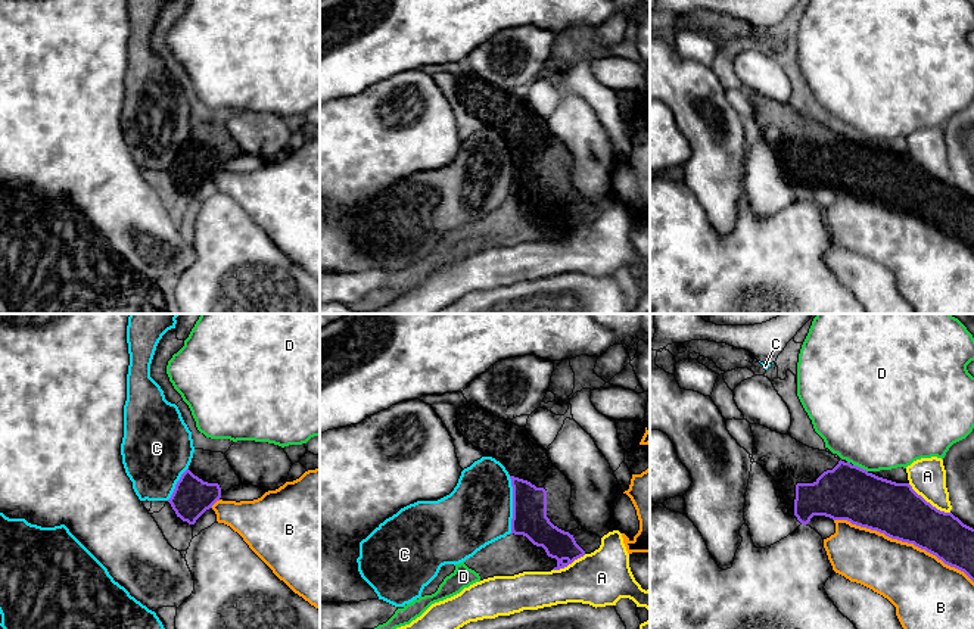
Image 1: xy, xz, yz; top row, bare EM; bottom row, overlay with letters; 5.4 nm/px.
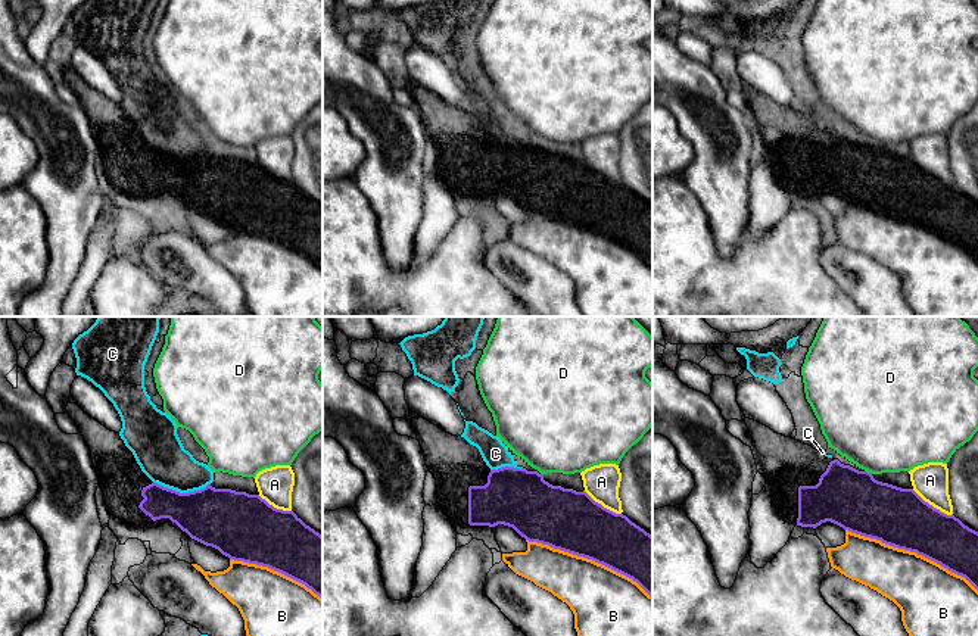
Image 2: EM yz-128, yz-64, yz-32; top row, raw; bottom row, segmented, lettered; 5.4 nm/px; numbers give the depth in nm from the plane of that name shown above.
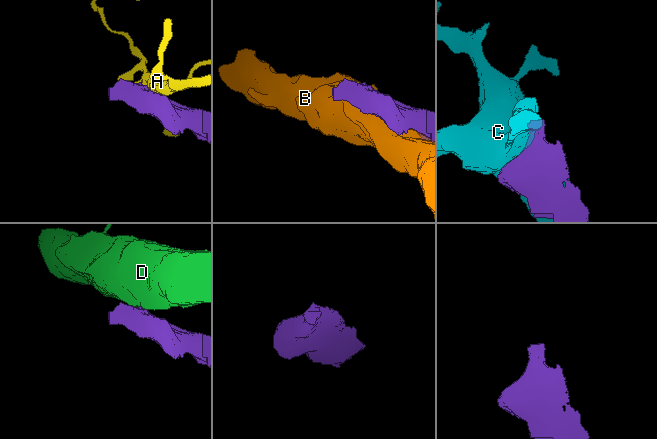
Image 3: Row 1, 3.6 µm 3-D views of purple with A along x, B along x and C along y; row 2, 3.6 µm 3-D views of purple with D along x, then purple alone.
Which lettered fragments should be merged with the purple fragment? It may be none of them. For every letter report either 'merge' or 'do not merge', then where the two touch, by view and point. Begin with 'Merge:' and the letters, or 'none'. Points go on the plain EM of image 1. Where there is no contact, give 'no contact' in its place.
Merge: none
A: do not merge | yz (929, 173)
B: do not merge | yz (904, 211)
C: do not merge | xz (513, 174)
D: do not merge | yz (859, 137)

